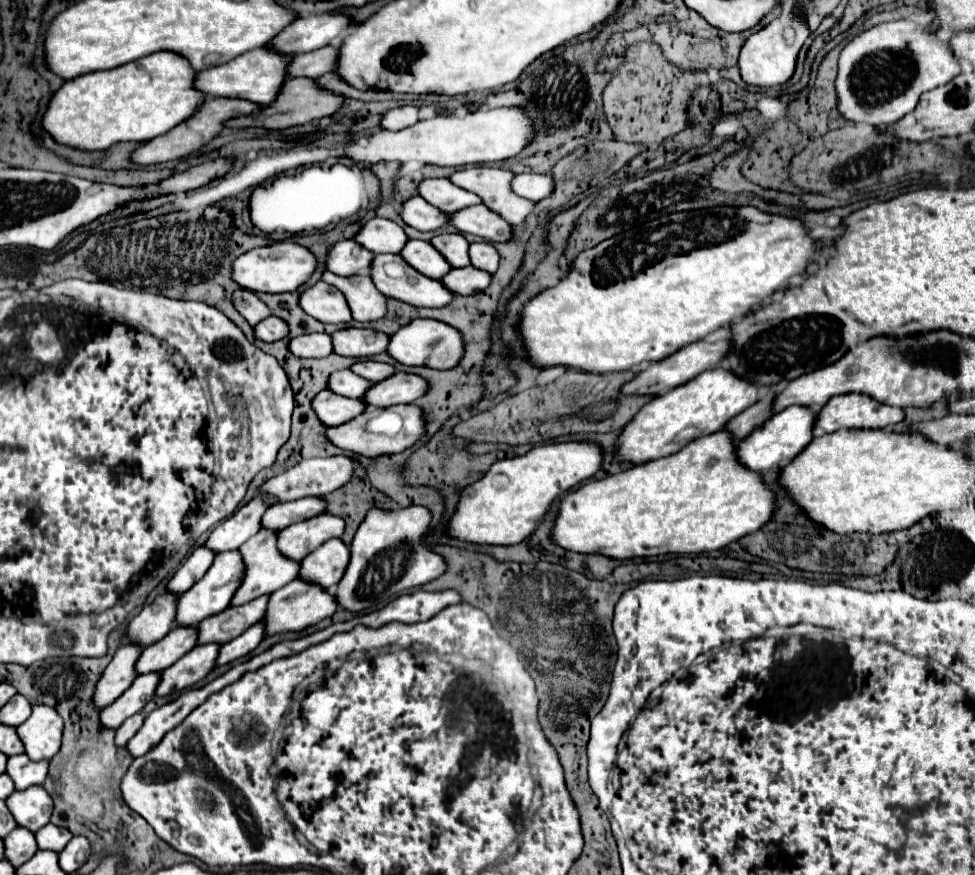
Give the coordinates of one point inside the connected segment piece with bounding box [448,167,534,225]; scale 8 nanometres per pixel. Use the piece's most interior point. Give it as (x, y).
(492, 185)

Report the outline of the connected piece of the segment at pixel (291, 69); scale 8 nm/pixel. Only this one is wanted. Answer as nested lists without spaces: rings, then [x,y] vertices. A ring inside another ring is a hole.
[[[322,47],[310,53],[300,53],[296,57],[292,57],[292,61],[288,63],[288,77],[308,77],[308,79],[316,79],[328,71],[332,71],[336,67],[336,59],[338,59],[338,49],[336,47]]]

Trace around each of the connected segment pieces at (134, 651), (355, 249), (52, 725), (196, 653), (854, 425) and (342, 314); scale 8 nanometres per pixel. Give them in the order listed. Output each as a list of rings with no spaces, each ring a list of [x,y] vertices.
[[[122,645],[116,649],[110,665],[104,669],[100,681],[96,683],[96,693],[94,693],[94,705],[96,709],[104,709],[110,703],[114,703],[136,679],[136,659],[140,657],[140,647],[138,645]]]
[[[346,239],[346,241],[334,243],[328,249],[328,257],[324,265],[326,265],[326,271],[342,275],[342,277],[350,277],[354,273],[368,275],[372,257],[374,255],[366,251],[364,247],[360,247],[356,241]]]
[[[46,705],[32,707],[32,715],[16,727],[16,733],[24,745],[24,753],[34,759],[50,759],[60,749],[62,739],[62,717]]]
[[[212,643],[194,647],[172,667],[164,669],[164,673],[160,673],[156,697],[166,697],[170,693],[184,691],[184,689],[196,685],[200,679],[204,679],[210,673],[210,669],[214,667],[218,649],[220,649],[220,645],[212,645]]]
[[[836,395],[832,397],[832,401],[828,401],[828,405],[824,405],[818,411],[816,417],[816,427],[822,427],[826,433],[834,433],[838,429],[886,429],[886,427],[894,427],[898,423],[904,421],[904,411],[900,407],[888,407],[888,405],[880,405],[878,401],[872,401],[866,395]]]
[[[318,281],[314,287],[308,287],[306,291],[302,291],[298,303],[306,315],[322,323],[350,323],[352,321],[344,295],[336,287],[324,281]]]

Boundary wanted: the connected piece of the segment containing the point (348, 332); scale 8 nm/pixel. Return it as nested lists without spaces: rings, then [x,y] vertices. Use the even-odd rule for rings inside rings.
[[[340,329],[332,333],[332,347],[336,355],[342,357],[370,357],[384,353],[388,345],[388,335],[374,329]]]

